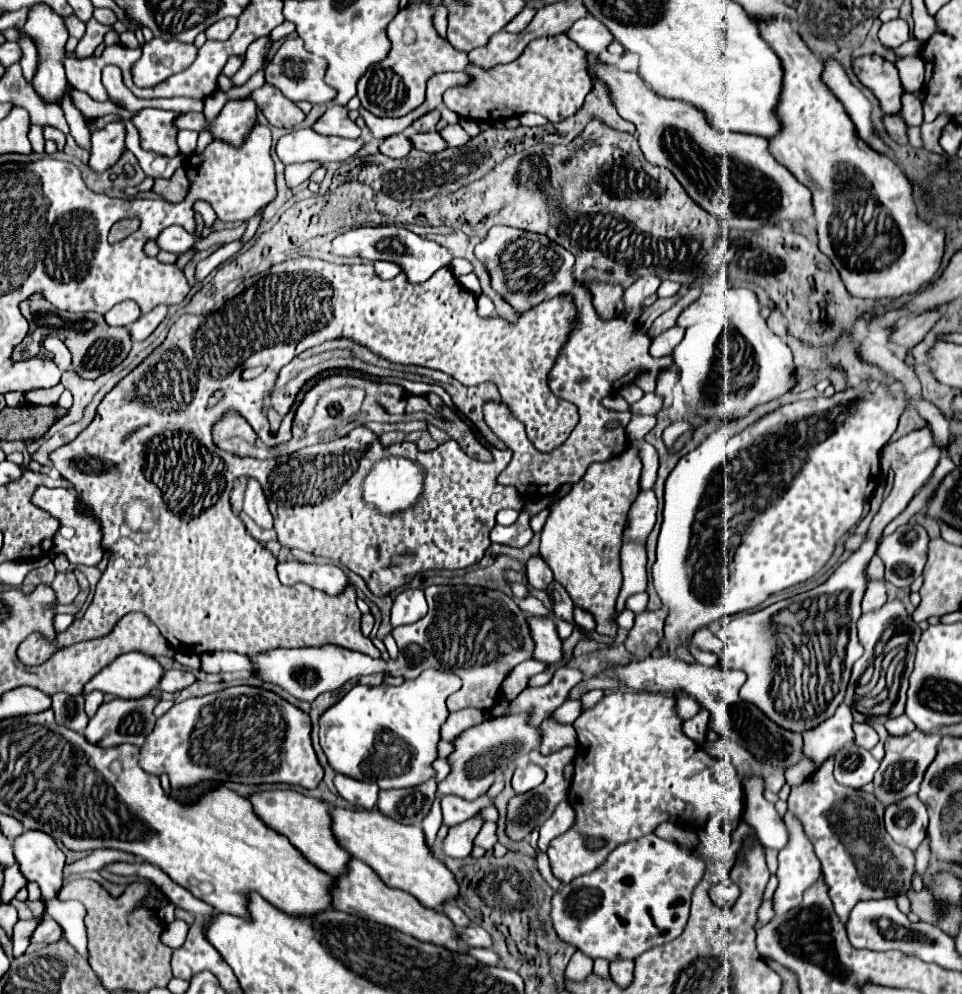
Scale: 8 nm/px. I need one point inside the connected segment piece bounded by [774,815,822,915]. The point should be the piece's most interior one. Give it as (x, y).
(798, 868)

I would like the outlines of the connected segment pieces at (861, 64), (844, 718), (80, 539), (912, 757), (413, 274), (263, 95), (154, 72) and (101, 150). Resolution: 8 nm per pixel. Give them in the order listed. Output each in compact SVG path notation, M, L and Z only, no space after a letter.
M864 55L852 59L852 71L856 73L858 81L874 93L886 115L896 115L900 111L900 97L904 87L894 63L880 55Z
M840 703L830 719L820 723L816 729L804 733L802 755L814 761L814 767L818 769L826 759L836 755L846 743L854 741L852 723L854 721L850 707L846 703Z
M36 487L32 495L32 503L60 521L60 529L54 533L54 539L52 539L56 555L64 555L72 565L98 565L102 561L104 551L100 547L100 539L102 539L100 525L90 515L80 515L76 511L78 499L74 493L62 487L56 487L56 489Z
M912 731L910 735L886 739L886 757L882 759L882 763L874 775L874 781L872 781L874 783L874 795L884 807L902 801L908 795L918 793L922 777L924 777L928 765L932 763L934 755L936 755L936 747L938 747L940 739L942 737L936 733L924 735L920 731Z
M358 227L348 233L338 235L332 241L334 255L358 255L370 261L392 261L400 265L402 273L406 275L408 283L424 283L428 281L438 269L448 267L452 263L452 255L442 245L428 241L404 227Z
M260 87L250 93L250 99L258 105L258 109L264 113L270 125L282 127L282 129L292 129L304 121L304 113L288 99L280 95L274 87Z
M152 39L142 49L142 59L134 65L134 83L138 87L154 87L174 73L188 69L198 49L192 43Z
M111 122L102 131L92 133L92 153L90 167L94 171L106 171L118 163L126 151L126 128L121 122Z

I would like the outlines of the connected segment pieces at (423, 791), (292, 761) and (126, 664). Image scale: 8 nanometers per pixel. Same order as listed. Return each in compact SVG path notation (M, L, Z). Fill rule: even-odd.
M430 779L410 789L390 789L378 793L376 809L404 825L418 825L428 815L436 797L436 781Z
M252 685L228 687L218 693L176 703L166 715L162 715L142 747L140 767L148 773L166 773L172 789L194 785L200 779L234 783L288 783L316 789L324 777L324 769L312 749L310 731L310 715L290 705L280 695Z
M128 651L118 655L112 663L108 663L108 667L96 673L84 685L84 693L102 691L114 697L138 699L156 689L162 673L164 671L154 657L142 655L140 651Z

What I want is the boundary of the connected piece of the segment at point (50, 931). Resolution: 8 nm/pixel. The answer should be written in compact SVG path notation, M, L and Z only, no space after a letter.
M46 917L34 931L32 943L56 943L62 939L62 933L62 927L52 917Z

